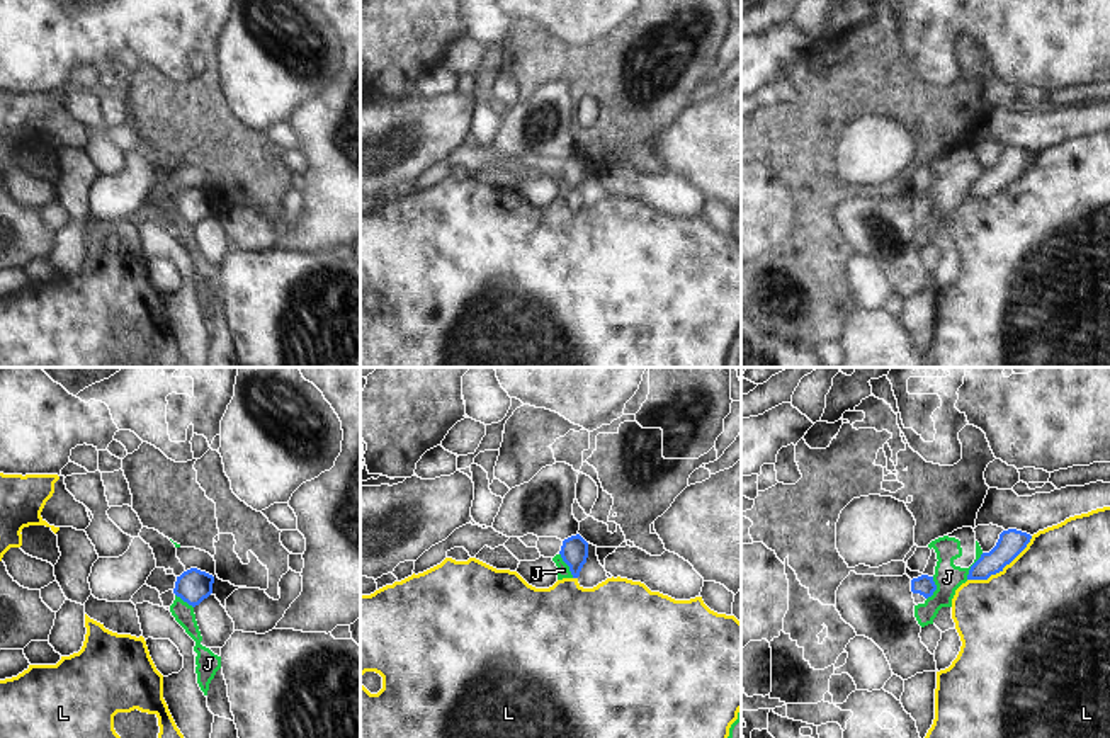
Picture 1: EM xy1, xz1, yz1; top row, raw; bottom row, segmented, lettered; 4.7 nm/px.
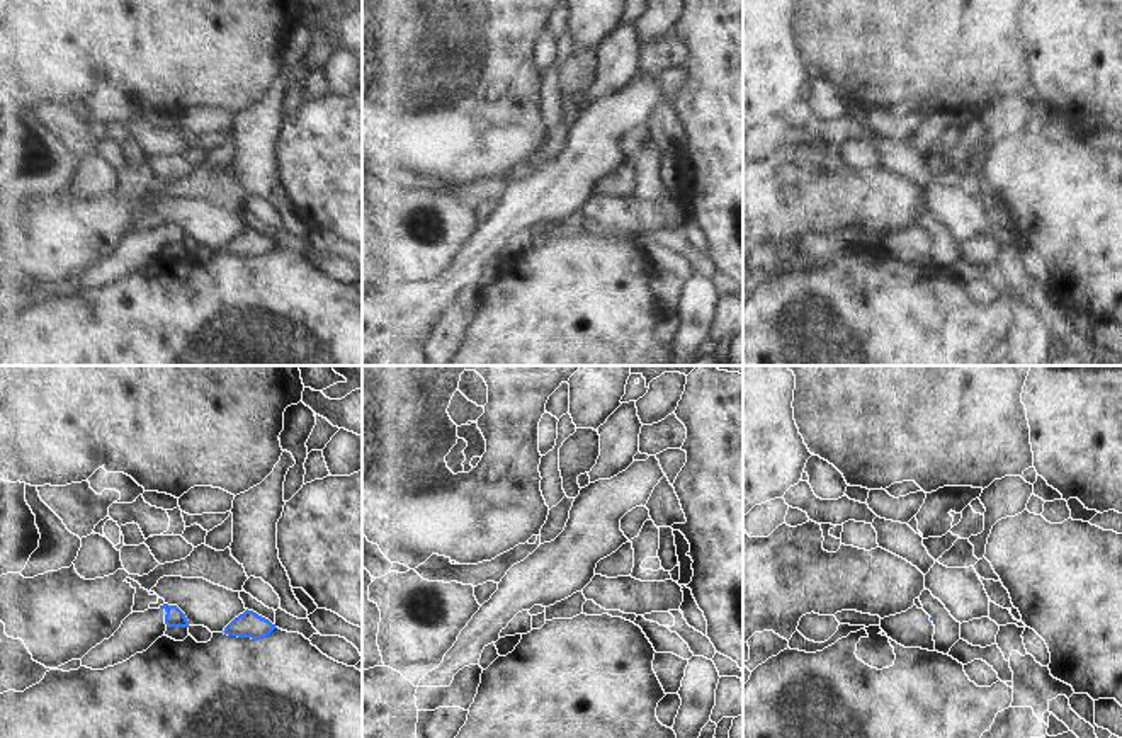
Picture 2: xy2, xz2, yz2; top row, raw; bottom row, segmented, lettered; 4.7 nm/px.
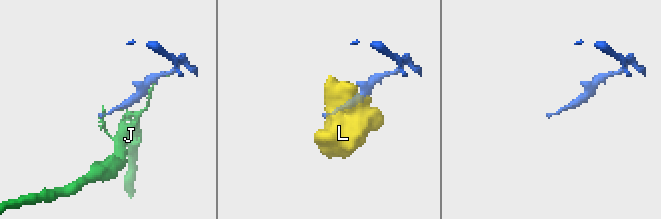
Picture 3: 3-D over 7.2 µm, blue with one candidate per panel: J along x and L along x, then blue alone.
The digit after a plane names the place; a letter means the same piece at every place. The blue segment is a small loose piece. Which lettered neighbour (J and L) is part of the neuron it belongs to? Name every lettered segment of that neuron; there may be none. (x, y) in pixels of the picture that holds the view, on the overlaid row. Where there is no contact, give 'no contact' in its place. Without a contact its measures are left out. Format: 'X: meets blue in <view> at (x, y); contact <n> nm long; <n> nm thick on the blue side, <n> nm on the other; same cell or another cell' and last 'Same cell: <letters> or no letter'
J: meets blue in yz1 at (971, 567); contact 150 nm long; 120 nm thick on the blue side, 130 nm on the other; another cell
L: meets blue in yz1 at (1002, 568); contact 380 nm long; 120 nm thick on the blue side, 480 nm on the other; another cell
Same cell: no letter

